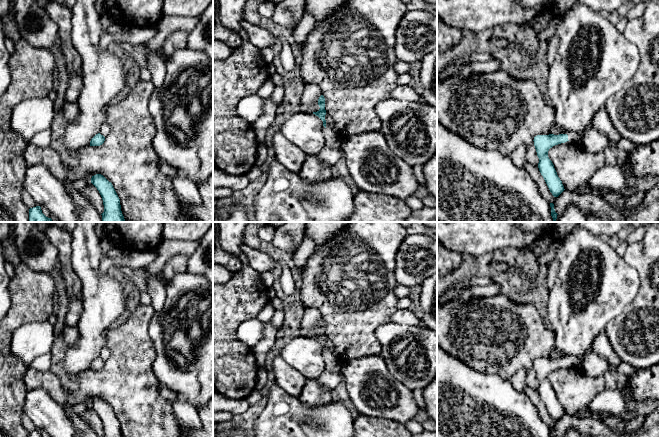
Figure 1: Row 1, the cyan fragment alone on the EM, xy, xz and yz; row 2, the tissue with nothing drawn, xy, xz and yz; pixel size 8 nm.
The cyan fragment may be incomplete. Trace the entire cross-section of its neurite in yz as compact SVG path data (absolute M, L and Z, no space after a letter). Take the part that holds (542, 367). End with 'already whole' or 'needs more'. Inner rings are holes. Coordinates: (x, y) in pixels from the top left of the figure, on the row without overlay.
M593 342L583 357L569 356L568 358L537 359L534 361L534 370L539 382L538 392L554 421L558 421L565 413L562 405L557 399L552 385L548 381L549 373L567 365L575 366L580 364L592 351Z; needs more

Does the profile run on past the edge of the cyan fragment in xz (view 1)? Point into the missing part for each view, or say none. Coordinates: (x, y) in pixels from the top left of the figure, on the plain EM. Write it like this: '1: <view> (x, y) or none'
1: none

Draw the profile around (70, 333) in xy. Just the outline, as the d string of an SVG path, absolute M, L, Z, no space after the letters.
M65 326L63 330L63 341L67 346L71 346L78 340L78 330L75 326Z

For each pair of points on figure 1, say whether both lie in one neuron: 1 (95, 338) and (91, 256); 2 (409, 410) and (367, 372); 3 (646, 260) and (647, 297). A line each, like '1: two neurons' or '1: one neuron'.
1: one neuron
2: one neuron
3: one neuron

